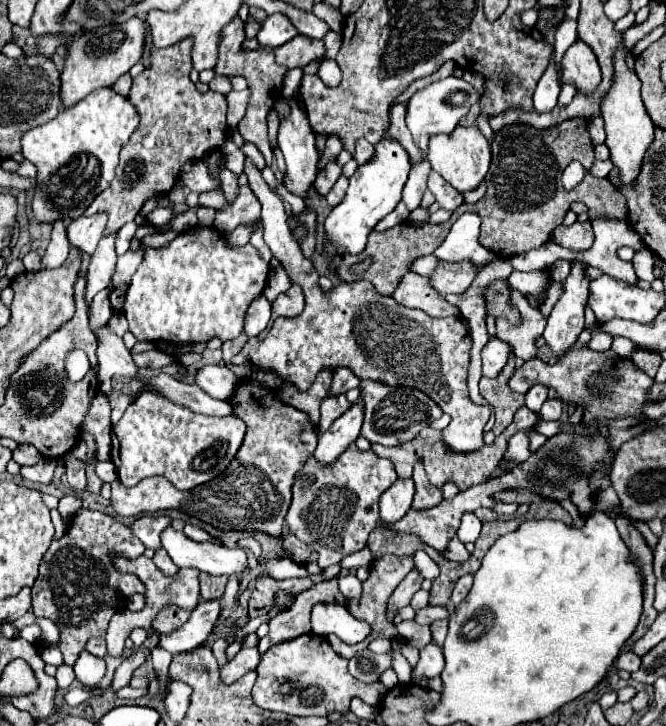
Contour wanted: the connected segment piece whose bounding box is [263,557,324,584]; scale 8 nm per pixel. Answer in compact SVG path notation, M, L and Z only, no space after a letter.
M285 557L271 559L268 561L264 561L263 563L265 565L267 574L274 579L279 580L293 577L308 577L315 584L324 581L322 575L309 574L303 565L296 564Z

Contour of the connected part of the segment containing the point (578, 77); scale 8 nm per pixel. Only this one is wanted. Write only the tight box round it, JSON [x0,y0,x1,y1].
[562,41,602,95]

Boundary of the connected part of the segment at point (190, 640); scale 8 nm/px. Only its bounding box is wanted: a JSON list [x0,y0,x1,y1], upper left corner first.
[160,599,220,655]

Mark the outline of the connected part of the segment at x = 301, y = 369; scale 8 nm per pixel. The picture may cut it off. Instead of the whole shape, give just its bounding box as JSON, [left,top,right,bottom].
[232,159,490,451]

